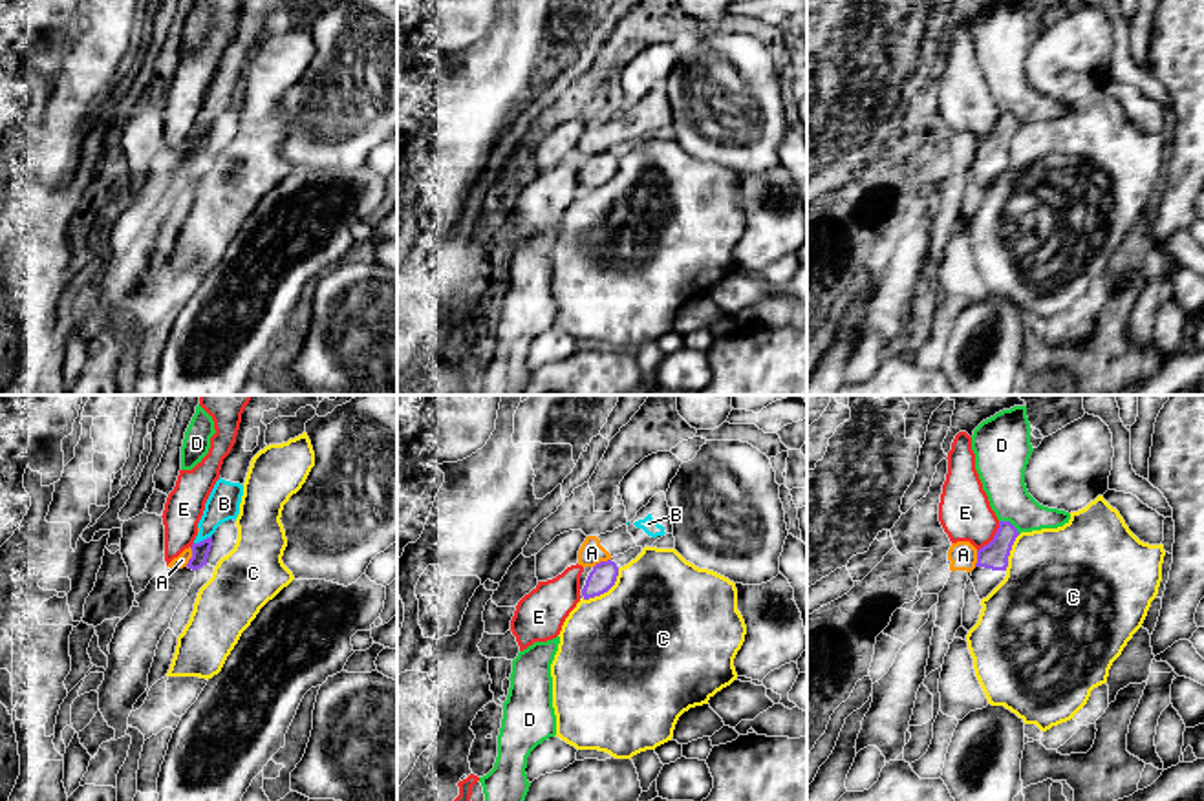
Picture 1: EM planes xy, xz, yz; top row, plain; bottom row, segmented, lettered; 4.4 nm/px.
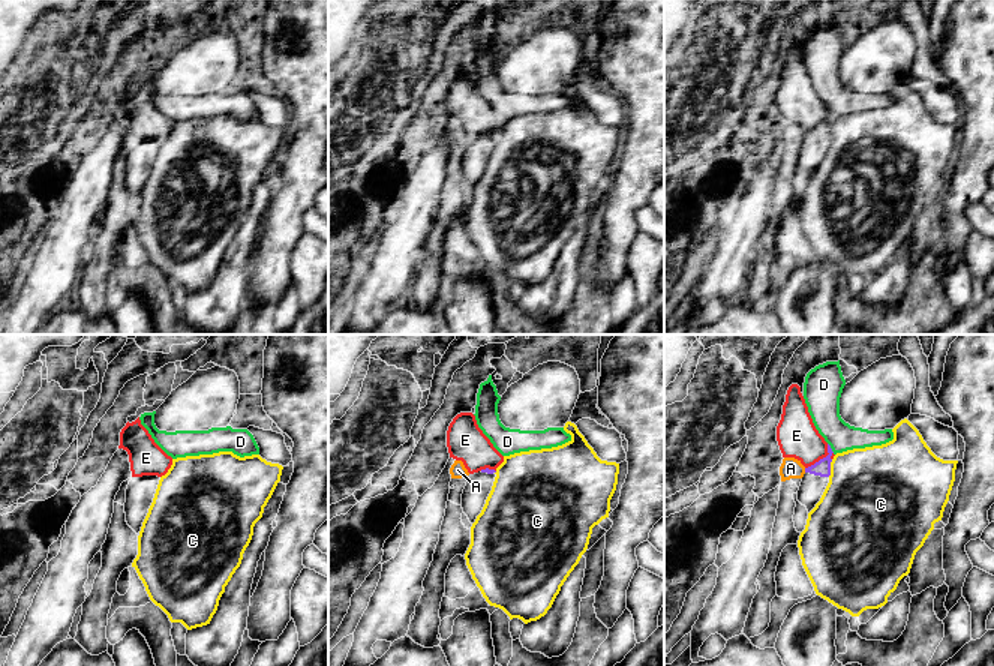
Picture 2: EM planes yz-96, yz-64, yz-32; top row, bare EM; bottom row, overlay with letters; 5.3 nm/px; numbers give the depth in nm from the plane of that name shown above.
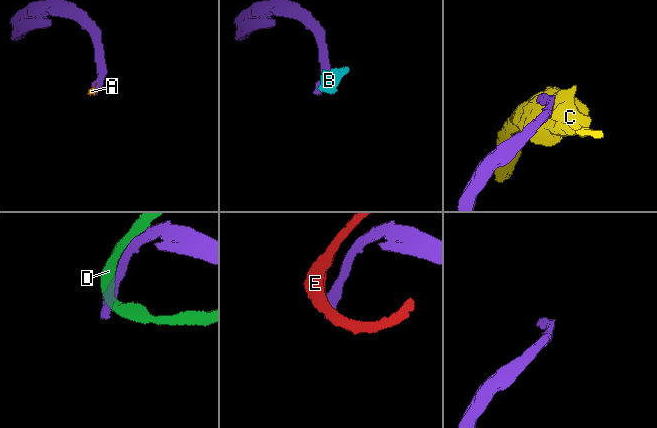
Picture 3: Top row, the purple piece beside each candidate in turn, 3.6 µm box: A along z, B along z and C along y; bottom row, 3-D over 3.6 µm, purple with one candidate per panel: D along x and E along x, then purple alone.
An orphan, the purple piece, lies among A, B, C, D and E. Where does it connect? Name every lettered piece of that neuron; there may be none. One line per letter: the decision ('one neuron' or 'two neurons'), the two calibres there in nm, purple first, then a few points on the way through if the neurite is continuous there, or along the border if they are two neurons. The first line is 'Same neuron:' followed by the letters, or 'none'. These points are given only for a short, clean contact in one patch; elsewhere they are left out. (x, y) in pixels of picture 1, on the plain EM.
Same neuron: none
A: two neurons; calibres 80 and 60 nm; border xy (191, 138), (191, 149), (185, 156)
B: two neurons; calibres 80 and 140 nm; border xy (211, 125), (194, 134)
C: two neurons; calibres 120 and 480 nm
D: two neurons; calibres 120 and 200 nm
E: two neurons; calibres 120 and 240 nm; border yz (999, 112), (994, 127), (978, 141)

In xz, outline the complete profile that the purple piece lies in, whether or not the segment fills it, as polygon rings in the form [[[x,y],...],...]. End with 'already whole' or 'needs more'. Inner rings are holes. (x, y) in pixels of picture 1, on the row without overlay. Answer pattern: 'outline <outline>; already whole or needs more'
outline [[[600,152],[595,157],[584,157],[580,166],[580,190],[589,190],[607,183],[618,166],[618,157],[615,152]]]; needs more

